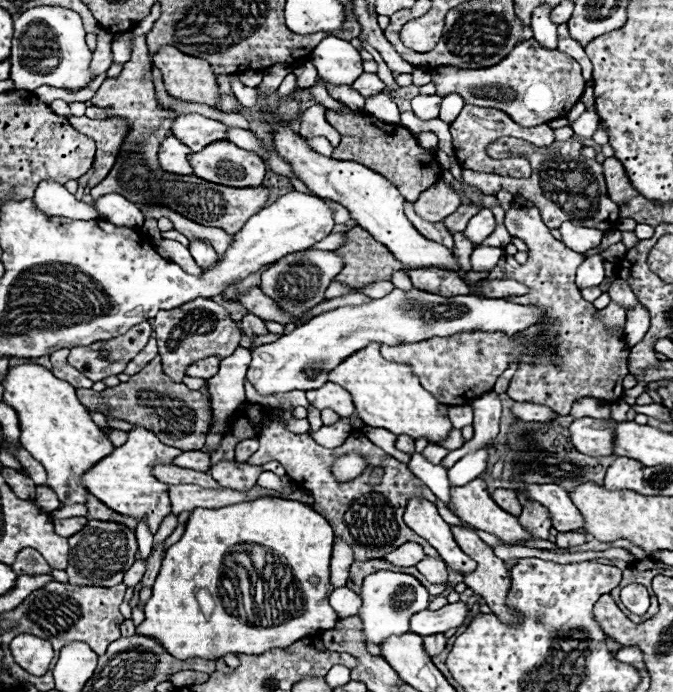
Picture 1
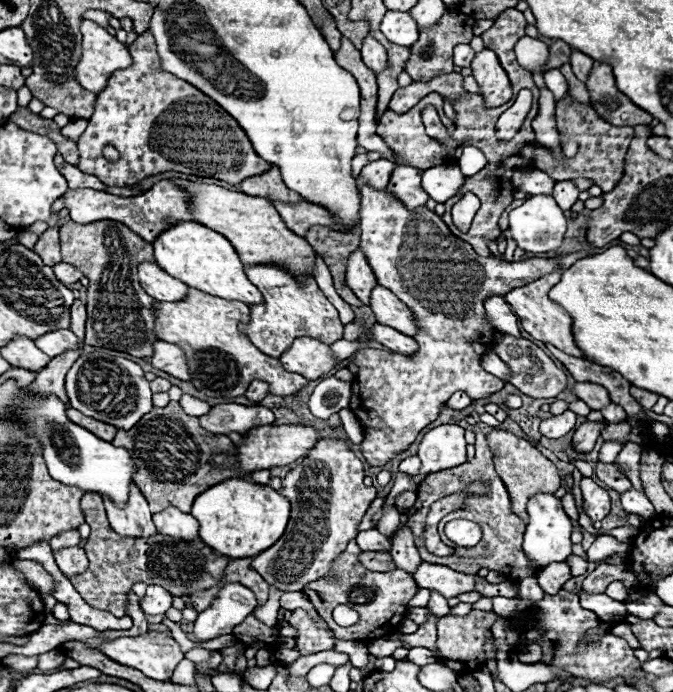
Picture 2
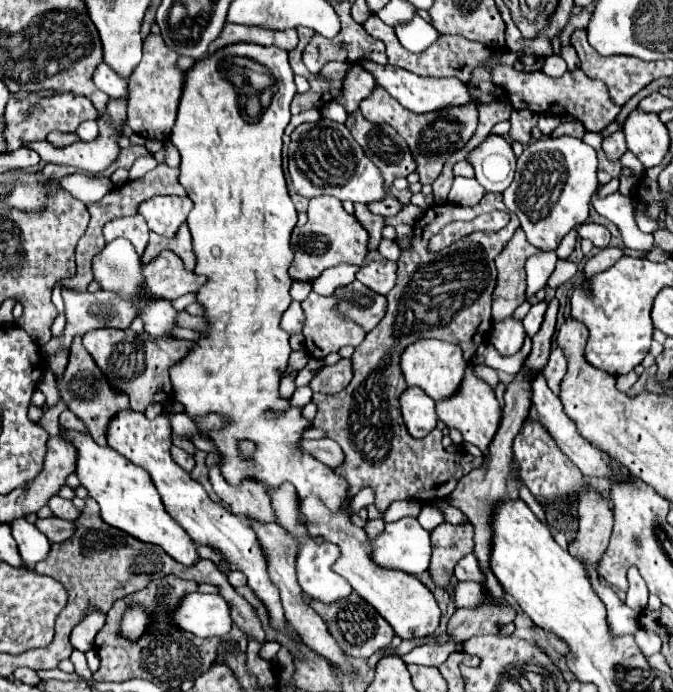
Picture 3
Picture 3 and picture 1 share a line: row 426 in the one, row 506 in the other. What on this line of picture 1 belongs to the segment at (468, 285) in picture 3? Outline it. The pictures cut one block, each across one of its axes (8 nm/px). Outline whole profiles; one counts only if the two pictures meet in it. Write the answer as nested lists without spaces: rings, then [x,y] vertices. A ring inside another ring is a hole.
[[[272,420],[262,428],[260,448],[250,456],[248,464],[262,466],[272,460],[278,460],[284,466],[286,474],[314,496],[314,506],[318,506],[330,518],[336,536],[344,538],[352,546],[354,560],[364,562],[366,558],[382,558],[382,556],[390,554],[390,550],[396,550],[398,546],[402,546],[406,542],[418,542],[420,546],[424,546],[426,554],[432,556],[432,546],[424,538],[416,536],[404,524],[402,514],[404,514],[406,502],[410,498],[422,496],[430,502],[436,502],[436,496],[422,484],[422,480],[418,480],[408,470],[406,464],[398,462],[396,458],[386,454],[382,448],[374,446],[360,430],[354,430],[342,446],[324,448],[324,446],[316,444],[310,434],[292,434],[286,430],[286,426],[282,422]],[[348,450],[360,450],[374,468],[380,466],[384,470],[380,484],[370,484],[368,476],[352,480],[350,484],[338,484],[332,478],[330,468],[332,468],[334,458],[342,456]],[[424,488],[426,488],[426,492],[424,492]]]

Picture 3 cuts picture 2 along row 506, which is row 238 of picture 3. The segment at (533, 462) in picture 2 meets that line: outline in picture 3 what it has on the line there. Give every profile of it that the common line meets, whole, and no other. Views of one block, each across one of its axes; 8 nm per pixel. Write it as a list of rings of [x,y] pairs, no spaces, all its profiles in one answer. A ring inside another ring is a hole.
[[[518,230],[512,236],[512,240],[504,246],[504,250],[496,256],[498,280],[492,296],[492,316],[496,322],[510,316],[526,300],[524,262],[532,254],[538,254],[538,248],[534,248],[526,240],[524,232]]]

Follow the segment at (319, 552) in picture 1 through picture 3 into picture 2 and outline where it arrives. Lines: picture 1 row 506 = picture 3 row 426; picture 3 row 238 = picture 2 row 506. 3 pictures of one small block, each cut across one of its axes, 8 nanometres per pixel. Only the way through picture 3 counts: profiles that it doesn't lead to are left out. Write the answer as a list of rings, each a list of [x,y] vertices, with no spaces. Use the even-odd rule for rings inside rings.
[[[230,478],[200,494],[192,504],[192,516],[200,522],[200,538],[210,548],[228,558],[252,558],[274,546],[284,534],[290,502],[270,486]]]

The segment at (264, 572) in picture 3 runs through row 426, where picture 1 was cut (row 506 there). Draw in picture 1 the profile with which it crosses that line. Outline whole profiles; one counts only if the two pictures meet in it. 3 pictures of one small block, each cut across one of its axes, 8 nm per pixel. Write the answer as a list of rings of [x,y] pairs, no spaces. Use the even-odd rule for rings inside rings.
[[[136,426],[128,432],[128,442],[124,446],[114,448],[114,452],[102,458],[94,466],[94,470],[88,470],[82,476],[82,482],[88,488],[88,492],[94,494],[100,502],[104,502],[108,508],[112,508],[118,514],[132,516],[138,522],[146,520],[150,532],[156,534],[162,518],[170,512],[170,500],[168,500],[168,486],[154,478],[154,466],[172,464],[178,452],[180,452],[178,448],[162,444],[154,432]]]

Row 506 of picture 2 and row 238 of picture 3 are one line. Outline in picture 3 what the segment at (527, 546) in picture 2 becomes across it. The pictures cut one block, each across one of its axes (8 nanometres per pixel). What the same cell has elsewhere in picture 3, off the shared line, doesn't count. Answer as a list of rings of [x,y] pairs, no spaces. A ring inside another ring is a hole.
[[[546,138],[524,148],[518,158],[516,178],[504,190],[504,204],[520,218],[522,230],[530,244],[542,252],[556,250],[560,240],[576,226],[584,224],[590,214],[590,198],[598,188],[596,152],[578,138]]]

